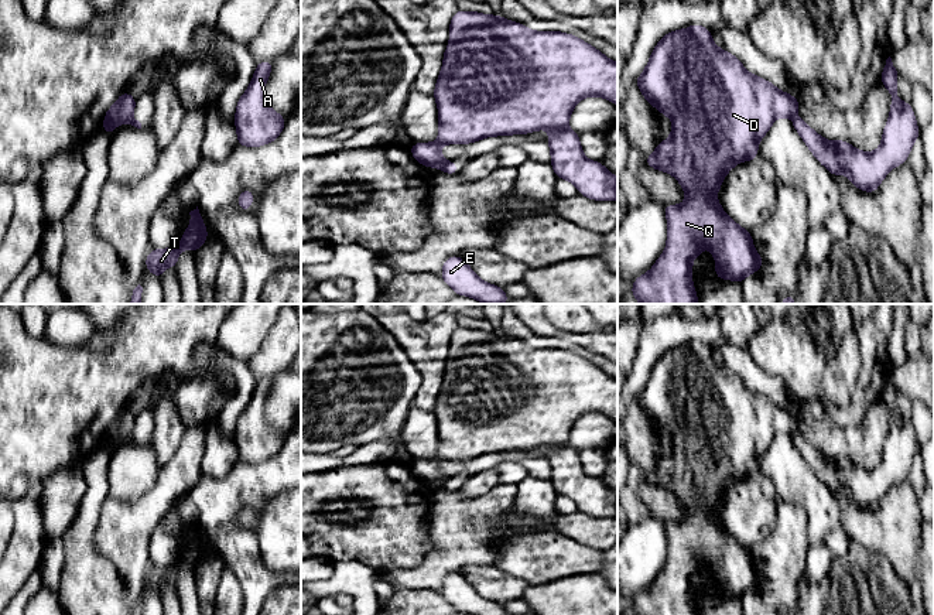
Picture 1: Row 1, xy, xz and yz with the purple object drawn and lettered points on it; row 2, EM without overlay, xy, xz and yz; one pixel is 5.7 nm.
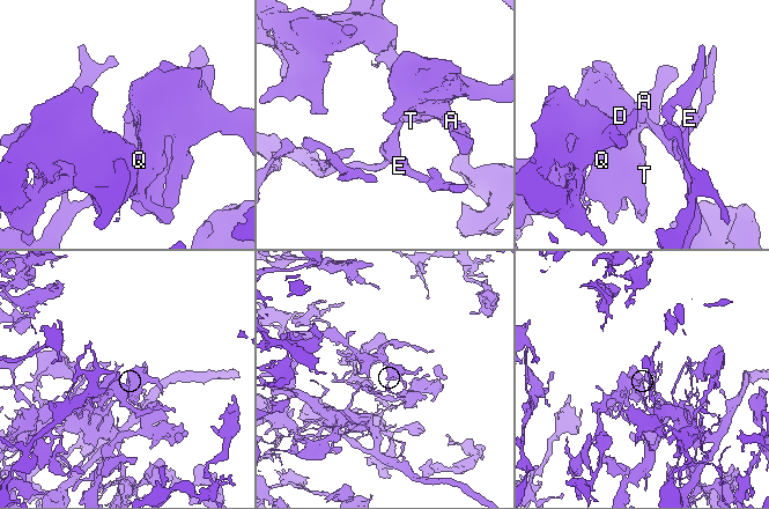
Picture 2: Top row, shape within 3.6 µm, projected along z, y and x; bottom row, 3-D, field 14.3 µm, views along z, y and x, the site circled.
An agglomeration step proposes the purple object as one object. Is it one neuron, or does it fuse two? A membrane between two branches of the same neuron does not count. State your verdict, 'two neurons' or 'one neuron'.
two neurons

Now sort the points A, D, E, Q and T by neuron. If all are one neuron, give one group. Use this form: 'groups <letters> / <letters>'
groups A D Q T / E

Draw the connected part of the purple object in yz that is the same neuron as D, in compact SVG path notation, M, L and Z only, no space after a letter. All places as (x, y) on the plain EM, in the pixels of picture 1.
M699 341L666 351L654 363L643 390L634 396L644 416L666 434L674 437L671 452L661 458L644 478L654 486L668 489L677 495L685 508L682 522L663 522L667 532L667 561L656 581L633 598L630 612L636 615L698 615L692 602L692 577L704 570L704 561L715 574L715 592L721 597L743 599L747 591L756 590L763 577L753 564L750 549L731 536L716 516L723 493L740 478L757 474L757 462L777 434L788 434L798 428L797 413L777 406L769 397L745 386L740 376L726 366L719 366L712 349Z

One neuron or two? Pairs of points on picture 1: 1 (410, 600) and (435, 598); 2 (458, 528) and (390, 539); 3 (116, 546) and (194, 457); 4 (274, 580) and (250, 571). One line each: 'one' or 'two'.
1: one
2: two
3: one
4: one

